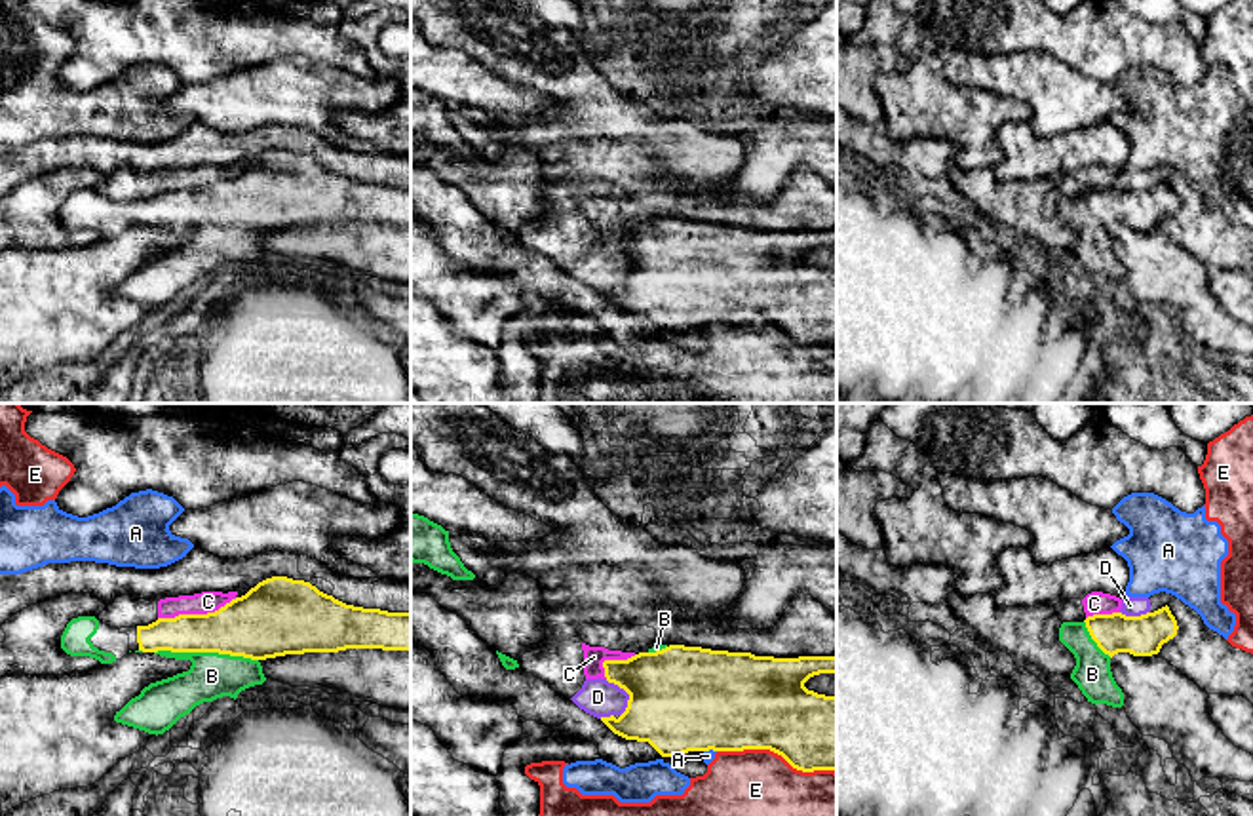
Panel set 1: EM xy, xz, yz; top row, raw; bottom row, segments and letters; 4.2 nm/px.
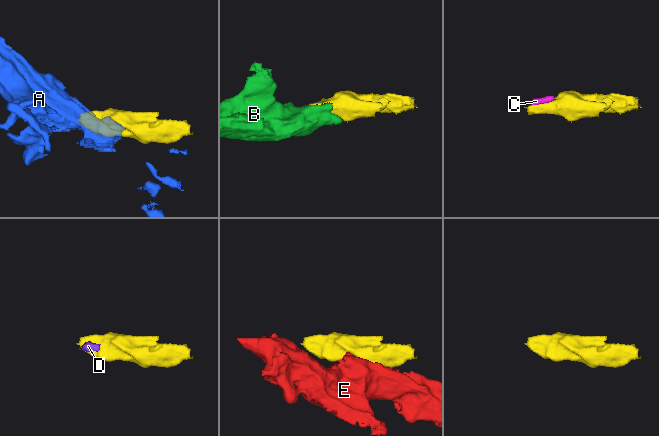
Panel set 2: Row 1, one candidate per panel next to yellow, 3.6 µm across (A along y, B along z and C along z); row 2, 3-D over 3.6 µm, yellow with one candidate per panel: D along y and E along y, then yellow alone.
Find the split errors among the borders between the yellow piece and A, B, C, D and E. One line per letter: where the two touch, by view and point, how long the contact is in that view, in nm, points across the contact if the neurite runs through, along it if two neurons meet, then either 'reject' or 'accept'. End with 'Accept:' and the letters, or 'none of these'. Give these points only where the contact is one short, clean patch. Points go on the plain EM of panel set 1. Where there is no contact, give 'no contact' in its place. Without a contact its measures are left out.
A: contact xz (710, 322); length 60 nm; reject
B: contact xy (206, 225); length 440 nm; accept
C: contact xy (196, 189); length 340 nm; border xy (236, 172), (213, 185), (158, 193); reject
D: contact xz (628, 267); length 170 nm; border xz (605, 253), (628, 269), (628, 280), (620, 290); reject
E: contact xz (776, 326); length 500 nm; reject
Accept: B

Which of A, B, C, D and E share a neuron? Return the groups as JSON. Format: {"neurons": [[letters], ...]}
{"neurons": [["A", "E"], ["B"], ["C", "D"]]}

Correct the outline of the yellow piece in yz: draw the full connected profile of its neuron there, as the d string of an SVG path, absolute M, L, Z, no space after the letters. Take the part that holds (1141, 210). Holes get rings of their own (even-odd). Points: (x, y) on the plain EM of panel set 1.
M1166 179L1141 190L1112 186L1088 190L1084 196L1063 196L1059 215L1076 232L1070 253L1088 276L1122 282L1124 266L1112 251L1110 232L1118 226L1158 228L1177 204L1177 194Z

